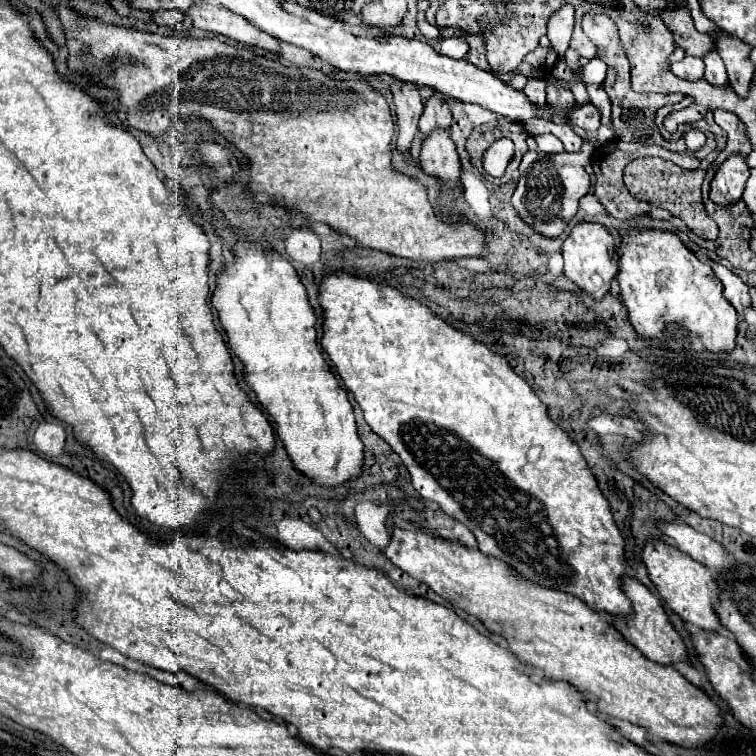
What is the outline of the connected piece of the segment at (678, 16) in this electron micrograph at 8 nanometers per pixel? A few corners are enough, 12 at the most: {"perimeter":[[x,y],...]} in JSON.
{"perimeter":[[686,8],[662,14],[676,46],[688,56],[716,50],[714,38],[700,34]]}

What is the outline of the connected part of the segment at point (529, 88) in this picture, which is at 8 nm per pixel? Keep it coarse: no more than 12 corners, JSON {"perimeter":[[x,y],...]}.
{"perimeter":[[530,78],[524,94],[536,106],[546,102],[546,84],[538,78]]}

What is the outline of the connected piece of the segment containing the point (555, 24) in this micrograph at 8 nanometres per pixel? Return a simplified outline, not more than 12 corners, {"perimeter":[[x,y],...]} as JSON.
{"perimeter":[[574,6],[548,20],[548,38],[558,56],[568,50]]}

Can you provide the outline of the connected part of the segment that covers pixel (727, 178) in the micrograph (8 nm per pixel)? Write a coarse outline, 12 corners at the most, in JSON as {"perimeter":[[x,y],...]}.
{"perimeter":[[730,156],[710,182],[712,202],[730,206],[742,198],[750,168]]}

